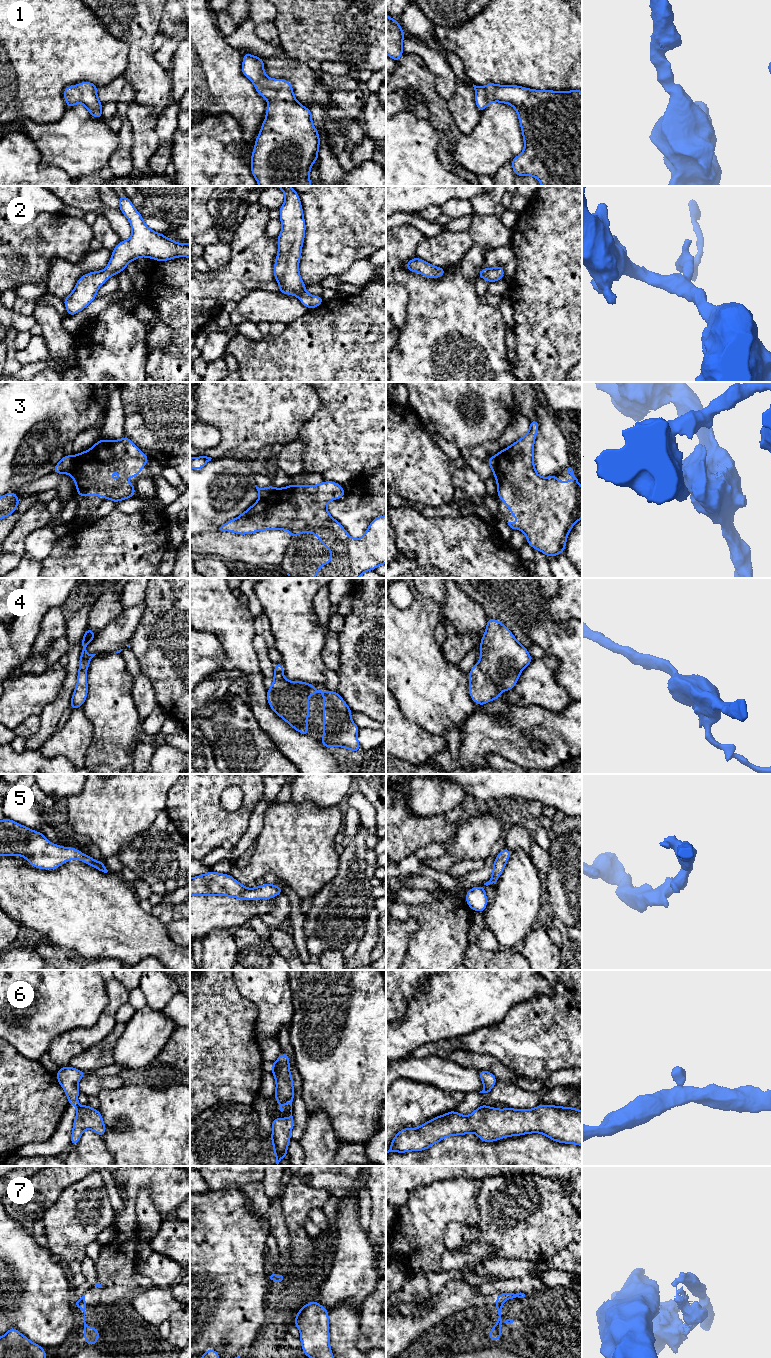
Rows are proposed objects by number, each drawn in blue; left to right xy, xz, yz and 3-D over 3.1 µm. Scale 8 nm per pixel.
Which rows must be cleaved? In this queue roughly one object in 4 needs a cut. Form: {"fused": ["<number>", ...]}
{"fused": ["3", "6", "7"]}

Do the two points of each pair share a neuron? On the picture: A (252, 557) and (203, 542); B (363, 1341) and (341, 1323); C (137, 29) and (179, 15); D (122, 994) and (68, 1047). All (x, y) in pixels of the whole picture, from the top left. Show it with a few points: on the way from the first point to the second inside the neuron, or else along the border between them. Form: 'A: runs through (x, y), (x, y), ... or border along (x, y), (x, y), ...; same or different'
A: runs through (240, 549), (223, 544), (215, 544); same
B: border along (361, 1319), (360, 1337), (356, 1347); different
C: border along (164, 10), (158, 31); different
D: runs through (110, 1010), (107, 1019), (89, 1037), (84, 1038); same

